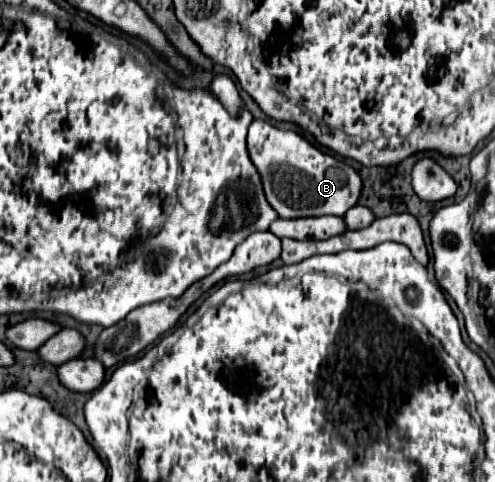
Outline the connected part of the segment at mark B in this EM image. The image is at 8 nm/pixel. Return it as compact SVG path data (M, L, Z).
M254 119L248 127L248 155L260 173L264 195L278 217L342 217L358 201L362 189L360 175L344 161L324 155L296 131L282 131L264 119Z

